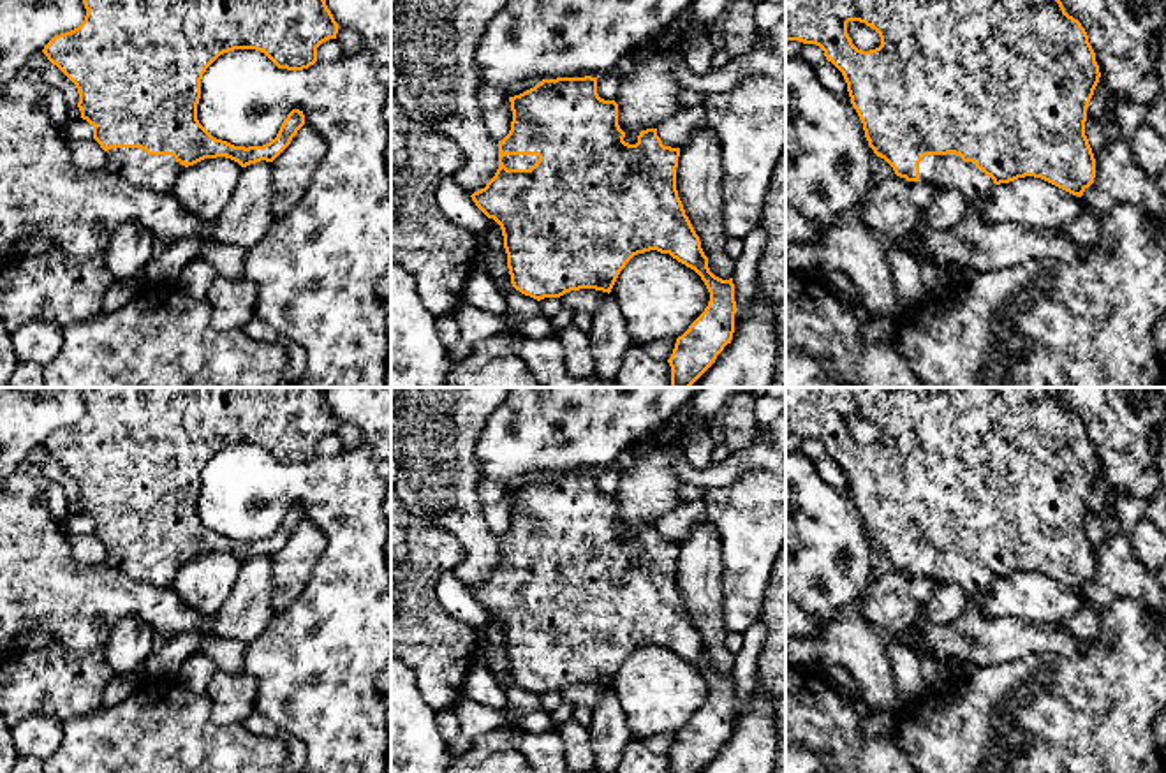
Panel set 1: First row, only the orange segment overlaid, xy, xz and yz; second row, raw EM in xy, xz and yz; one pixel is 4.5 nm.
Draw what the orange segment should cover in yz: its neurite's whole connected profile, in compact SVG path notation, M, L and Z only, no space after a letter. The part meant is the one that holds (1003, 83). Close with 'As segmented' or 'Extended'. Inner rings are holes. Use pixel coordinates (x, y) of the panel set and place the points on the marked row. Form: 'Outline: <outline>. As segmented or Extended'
Outline: M786 0L786 40L815 44L824 51L826 60L847 83L851 104L863 123L868 146L907 181L958 190L969 206L981 206L997 185L1025 176L1041 178L1078 197L1094 183L1096 158L1085 136L1085 121L1101 72L1085 28L1066 12L1060 0ZM849 21L874 28L881 46L870 51L858 49L847 33Z. Extended

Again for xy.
Outline: M83 0L85 21L55 35L42 49L77 88L81 118L93 127L93 139L107 155L106 169L127 181L157 194L171 192L176 178L188 166L204 158L225 157L241 167L273 162L305 125L305 114L292 109L275 139L262 146L234 146L213 137L197 120L201 79L206 69L224 53L255 49L278 69L303 70L317 62L317 48L336 39L335 21L326 0Z. Extended

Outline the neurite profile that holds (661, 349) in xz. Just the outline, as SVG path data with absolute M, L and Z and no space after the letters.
M662 338L650 343L641 345L648 356L653 359L664 359L668 361L673 354L676 340L675 338Z

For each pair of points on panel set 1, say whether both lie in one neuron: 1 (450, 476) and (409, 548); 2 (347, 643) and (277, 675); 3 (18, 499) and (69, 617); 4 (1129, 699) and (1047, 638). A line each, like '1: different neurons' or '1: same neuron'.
1: different neurons
2: same neuron
3: same neuron
4: different neurons

